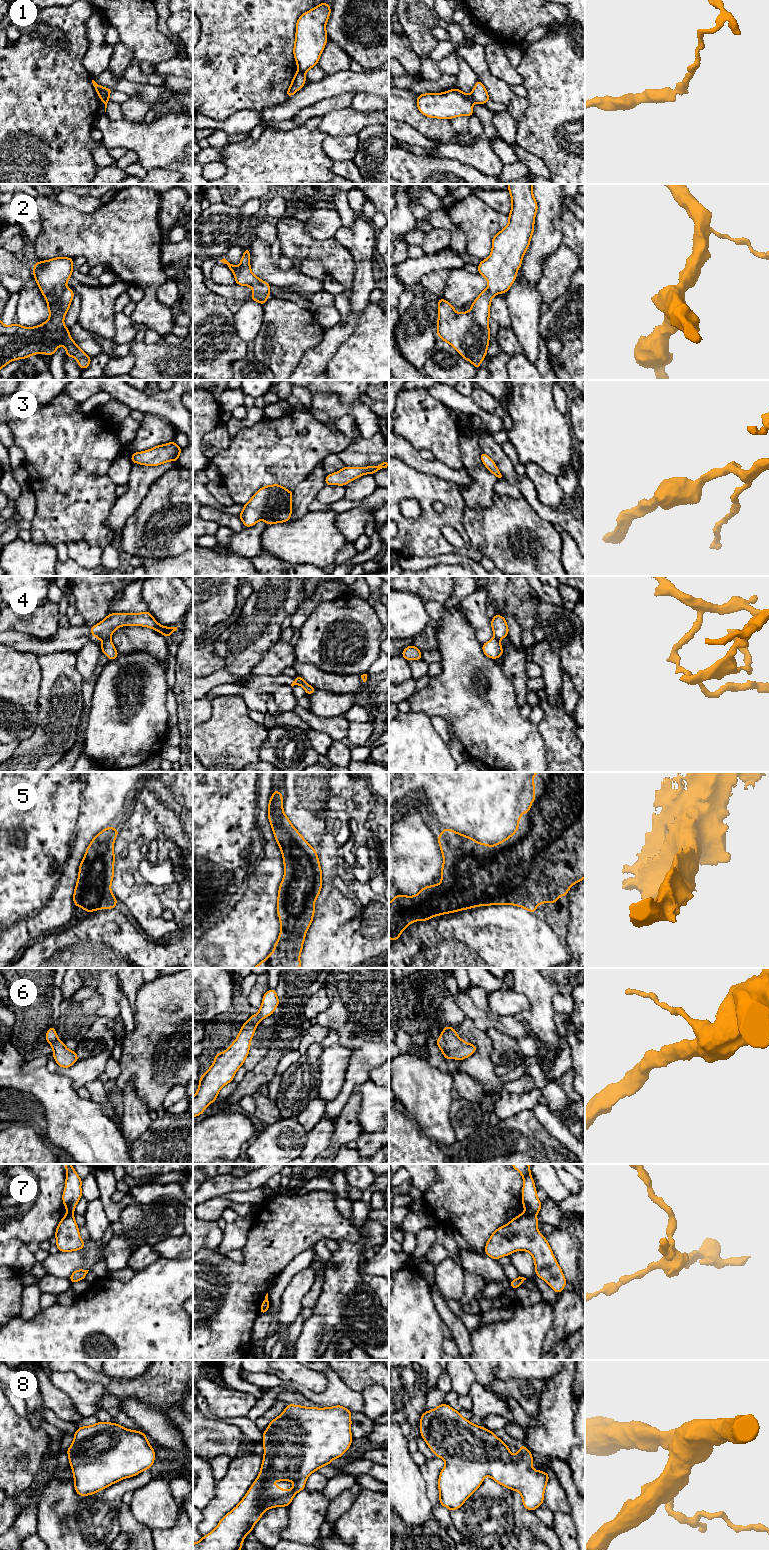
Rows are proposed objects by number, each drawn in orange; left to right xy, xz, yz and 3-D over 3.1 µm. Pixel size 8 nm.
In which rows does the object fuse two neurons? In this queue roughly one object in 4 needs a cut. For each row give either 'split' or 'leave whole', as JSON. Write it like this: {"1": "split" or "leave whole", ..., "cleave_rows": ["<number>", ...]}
{"1": "split", "2": "leave whole", "3": "leave whole", "4": "split", "5": "leave whole", "6": "leave whole", "7": "split", "8": "leave whole", "cleave_rows": ["1", "4", "7"]}

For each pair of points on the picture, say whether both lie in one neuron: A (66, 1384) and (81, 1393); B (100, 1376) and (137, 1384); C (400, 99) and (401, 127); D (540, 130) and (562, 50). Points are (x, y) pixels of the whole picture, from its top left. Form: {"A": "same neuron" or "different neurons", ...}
{"A": "same neuron", "B": "different neurons", "C": "different neurons", "D": "same neuron"}

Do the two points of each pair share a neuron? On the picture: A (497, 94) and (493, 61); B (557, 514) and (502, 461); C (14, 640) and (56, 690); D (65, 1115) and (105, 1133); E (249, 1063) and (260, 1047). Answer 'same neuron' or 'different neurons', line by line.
A: different neurons
B: same neuron
C: different neurons
D: same neuron
E: same neuron

